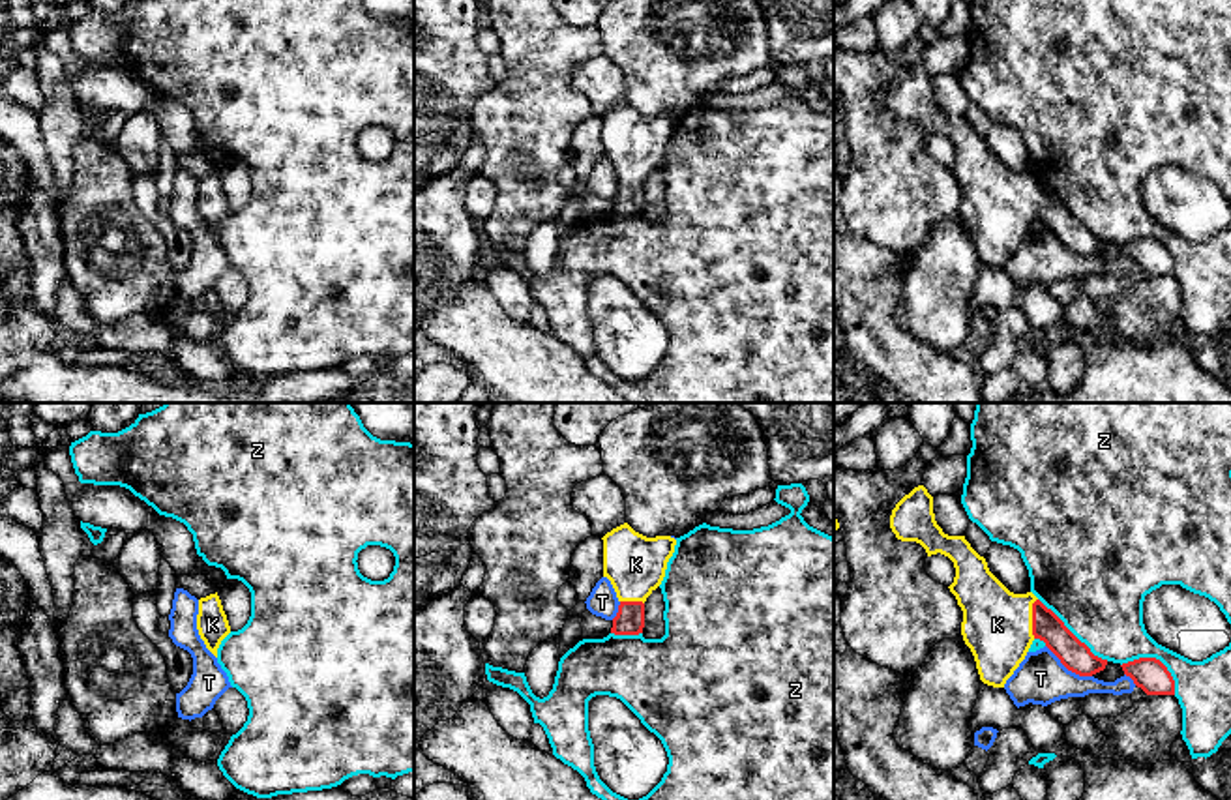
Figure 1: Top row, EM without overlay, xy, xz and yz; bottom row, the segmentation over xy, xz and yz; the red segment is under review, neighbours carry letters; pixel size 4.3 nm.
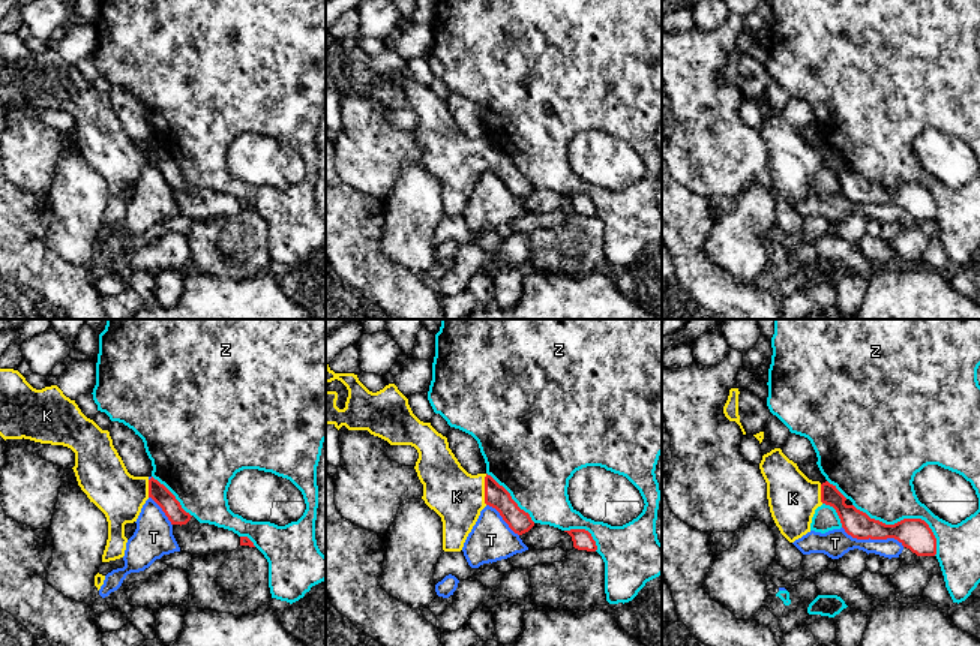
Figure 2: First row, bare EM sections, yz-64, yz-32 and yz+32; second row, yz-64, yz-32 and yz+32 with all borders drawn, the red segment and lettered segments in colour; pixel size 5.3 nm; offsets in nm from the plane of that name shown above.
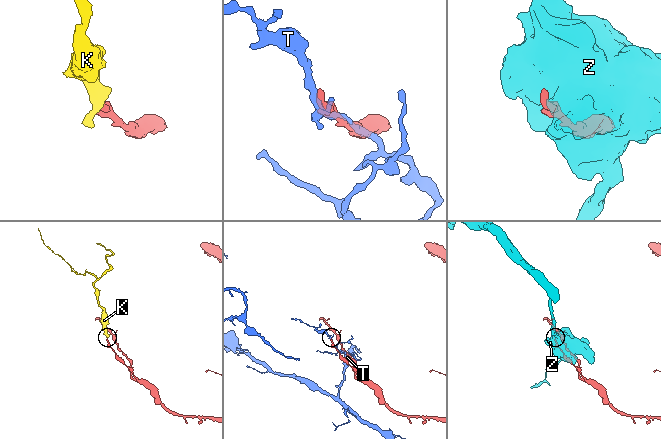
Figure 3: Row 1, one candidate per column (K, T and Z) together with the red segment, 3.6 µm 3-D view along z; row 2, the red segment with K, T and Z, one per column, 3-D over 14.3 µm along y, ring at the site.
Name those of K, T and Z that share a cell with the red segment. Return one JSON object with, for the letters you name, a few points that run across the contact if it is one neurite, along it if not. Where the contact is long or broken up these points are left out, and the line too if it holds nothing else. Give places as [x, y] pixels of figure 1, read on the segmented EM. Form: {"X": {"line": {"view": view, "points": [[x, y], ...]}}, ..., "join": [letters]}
{"join": ["K"]}

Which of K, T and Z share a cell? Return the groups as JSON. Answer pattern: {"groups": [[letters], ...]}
{"groups": [["K"], ["T"], ["Z"]]}

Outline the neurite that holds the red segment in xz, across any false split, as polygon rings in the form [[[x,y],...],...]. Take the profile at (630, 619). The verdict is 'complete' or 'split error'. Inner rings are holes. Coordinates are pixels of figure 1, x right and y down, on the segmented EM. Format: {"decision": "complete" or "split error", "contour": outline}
{"decision": "split error", "contour": [[[628,523],[603,538],[603,577],[620,601],[611,633],[639,635],[645,628],[645,601],[661,585],[676,540],[671,536],[646,538]]]}

